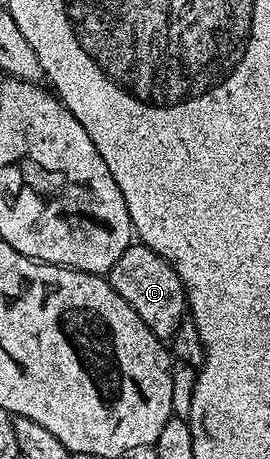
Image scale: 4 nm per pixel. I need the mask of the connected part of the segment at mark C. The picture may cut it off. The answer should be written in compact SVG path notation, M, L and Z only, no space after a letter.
M132 244L121 252L121 257L113 268L105 275L107 282L115 289L117 296L141 316L145 328L156 334L161 340L168 340L179 330L179 325L185 322L188 313L187 294L183 290L177 272L157 252L148 246Z

